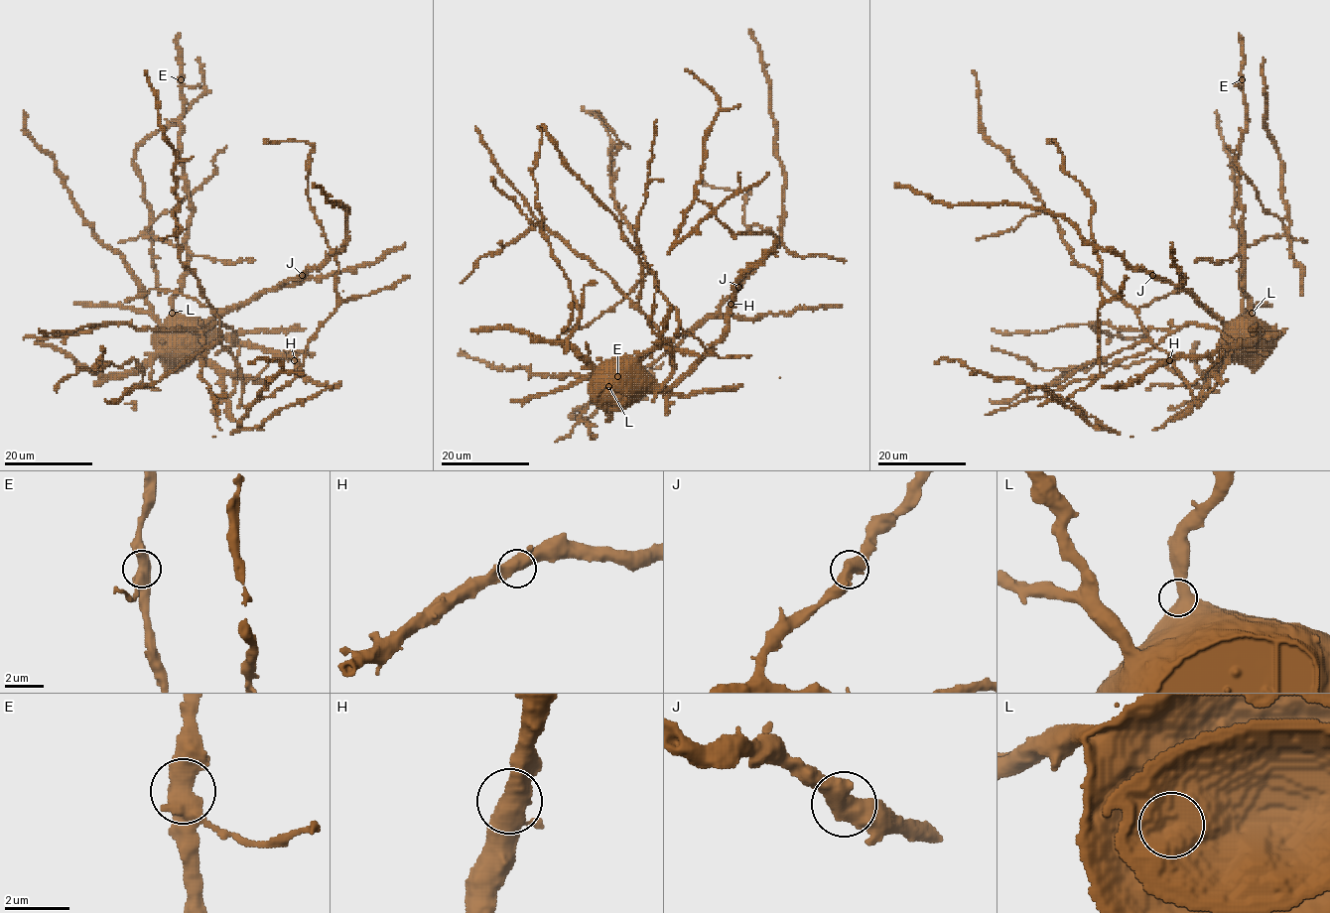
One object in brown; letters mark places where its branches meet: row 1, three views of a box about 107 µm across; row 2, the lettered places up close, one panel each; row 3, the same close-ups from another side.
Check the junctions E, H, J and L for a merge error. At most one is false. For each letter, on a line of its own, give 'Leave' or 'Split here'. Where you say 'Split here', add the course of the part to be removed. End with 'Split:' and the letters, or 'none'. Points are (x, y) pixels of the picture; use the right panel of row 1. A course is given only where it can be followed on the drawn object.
E: Leave
H: Leave
J: Leave
L: Leave
Split: none

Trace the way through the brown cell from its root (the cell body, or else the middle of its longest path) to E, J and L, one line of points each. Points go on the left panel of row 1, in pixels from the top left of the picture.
E: (203, 336), (197, 324), (174, 311), (174, 295), (186, 266), (191, 214), (189, 183), (181, 161), (181, 79)
J: (203, 336), (199, 333), (204, 323), (302, 275)
L: (203, 336), (196, 324), (172, 313)

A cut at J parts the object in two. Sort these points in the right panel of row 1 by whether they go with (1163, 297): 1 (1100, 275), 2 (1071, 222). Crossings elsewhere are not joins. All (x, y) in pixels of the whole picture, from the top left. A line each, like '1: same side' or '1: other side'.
1: same side
2: other side

